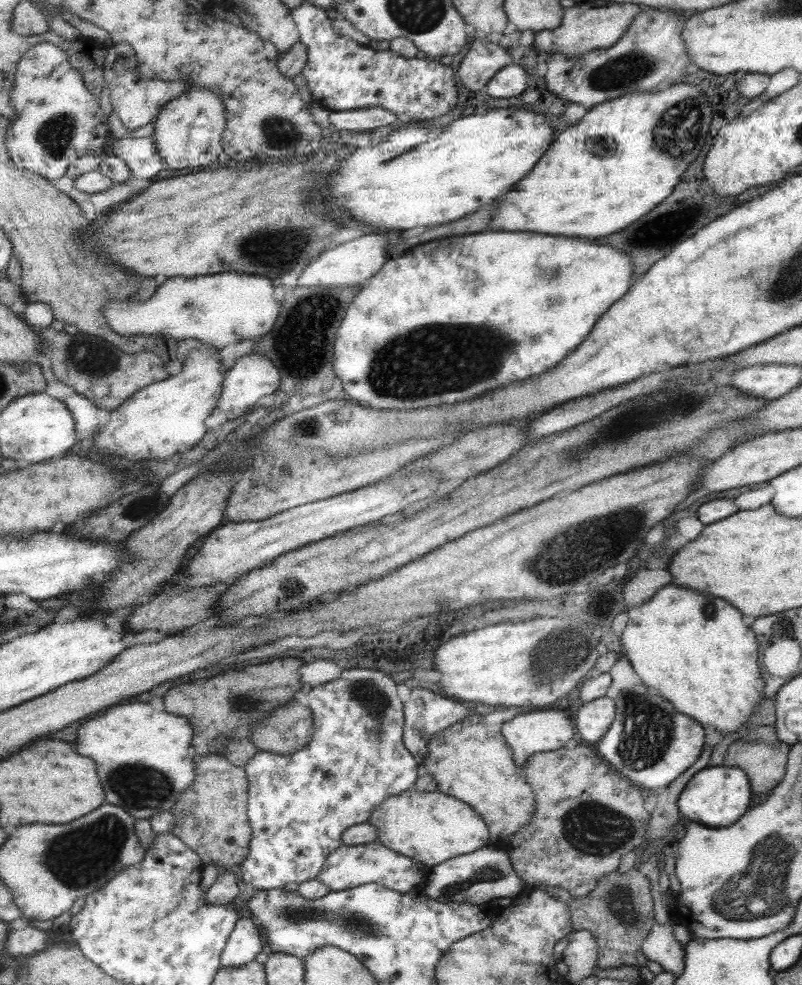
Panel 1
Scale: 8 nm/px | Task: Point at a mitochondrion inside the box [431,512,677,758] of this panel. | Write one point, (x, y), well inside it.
(560, 653)

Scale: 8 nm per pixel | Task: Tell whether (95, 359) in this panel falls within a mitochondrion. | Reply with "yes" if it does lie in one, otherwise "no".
yes

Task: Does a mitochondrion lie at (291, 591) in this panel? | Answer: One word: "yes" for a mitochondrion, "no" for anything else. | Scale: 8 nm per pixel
no

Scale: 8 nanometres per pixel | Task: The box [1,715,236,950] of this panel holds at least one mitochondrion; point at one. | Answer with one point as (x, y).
(81, 857)

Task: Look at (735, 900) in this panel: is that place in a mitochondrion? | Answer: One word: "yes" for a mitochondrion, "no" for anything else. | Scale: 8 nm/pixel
yes

